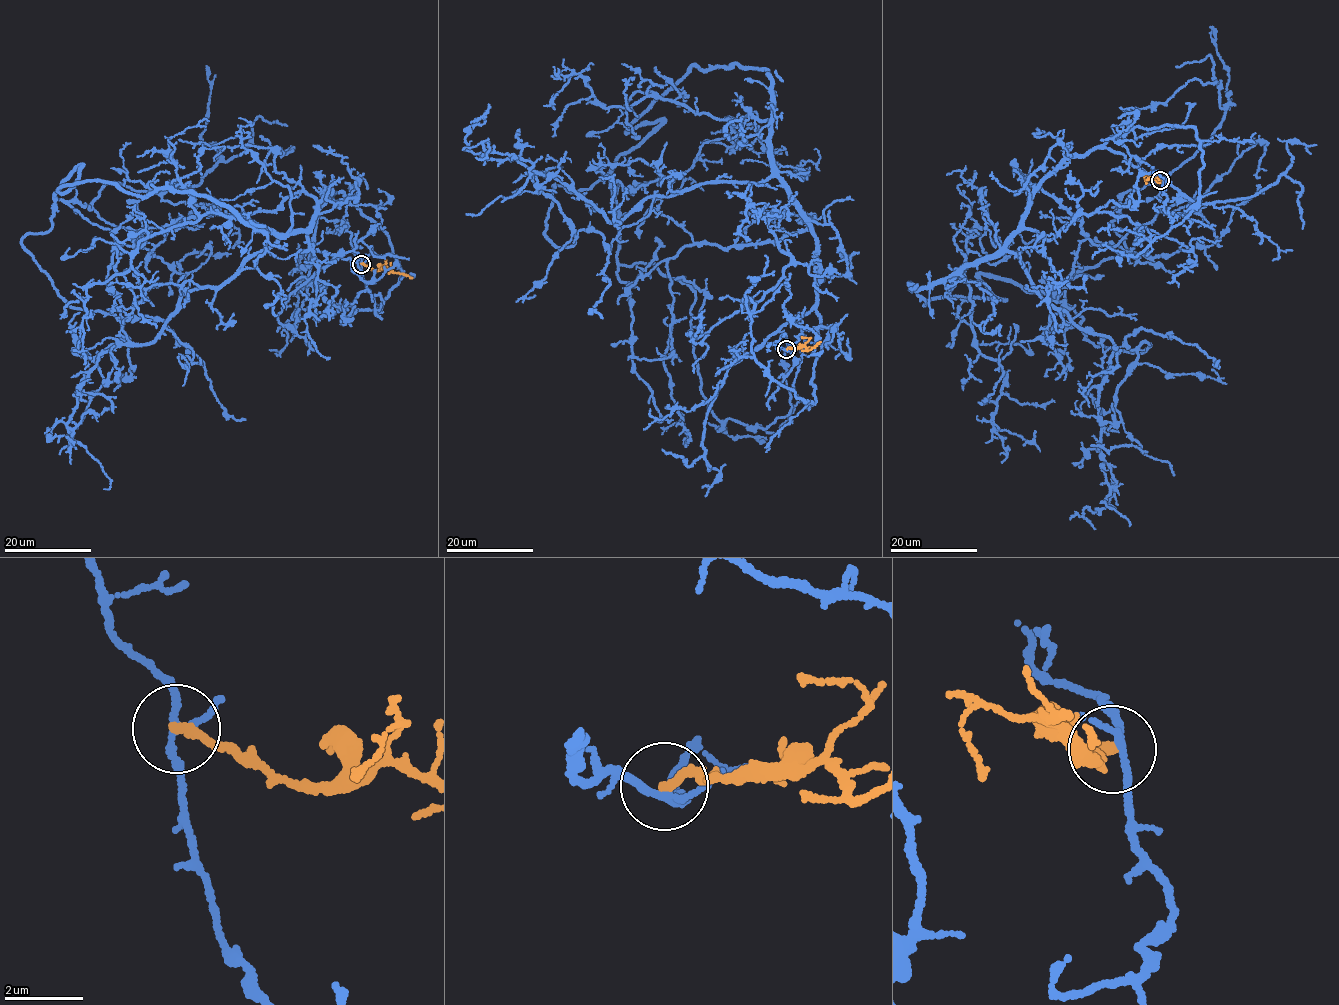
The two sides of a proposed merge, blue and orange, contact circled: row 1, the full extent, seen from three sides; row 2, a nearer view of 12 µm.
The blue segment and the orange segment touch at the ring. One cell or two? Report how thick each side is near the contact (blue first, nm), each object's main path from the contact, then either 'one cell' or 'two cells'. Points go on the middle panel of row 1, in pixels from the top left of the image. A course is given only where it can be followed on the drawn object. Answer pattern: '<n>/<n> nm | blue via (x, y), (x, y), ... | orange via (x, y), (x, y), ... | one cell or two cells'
150/240 nm | blue via (786, 349), (771, 77), (691, 66), (618, 263), (694, 291), (721, 421), (788, 415), (787, 334) | orange via (786, 349), (804, 346), (807, 351), (820, 341) | two cells

